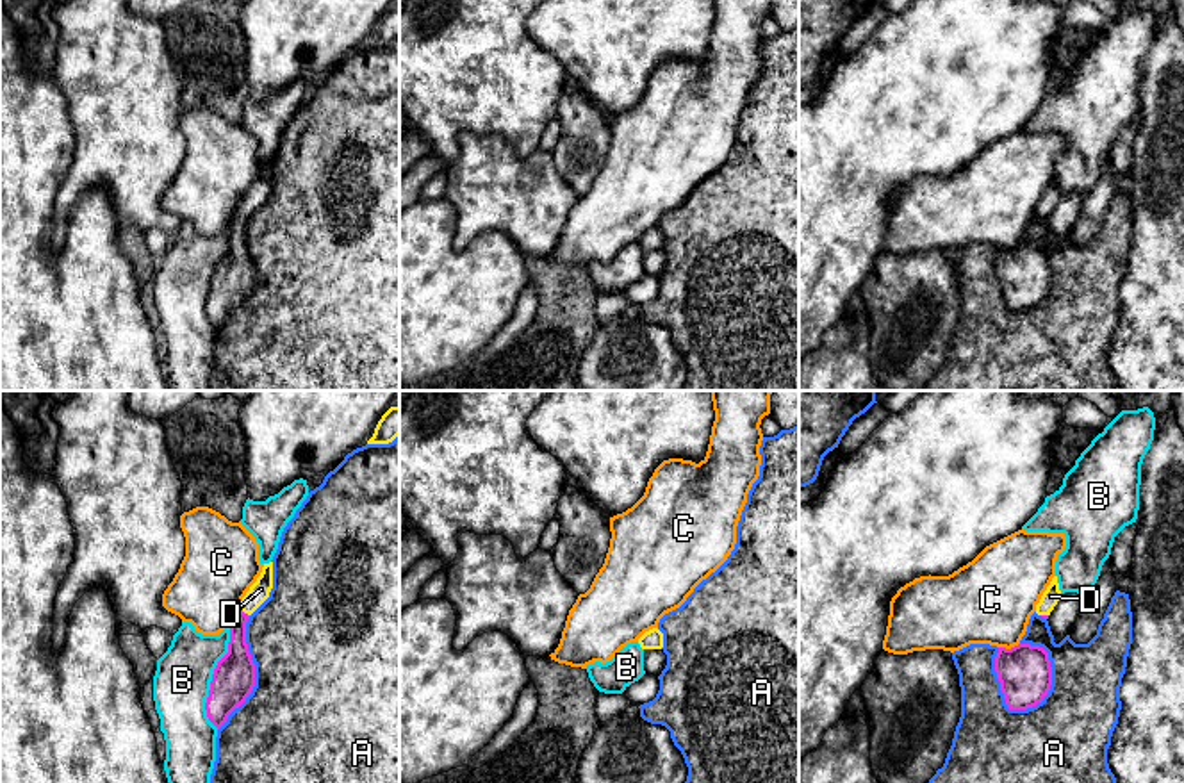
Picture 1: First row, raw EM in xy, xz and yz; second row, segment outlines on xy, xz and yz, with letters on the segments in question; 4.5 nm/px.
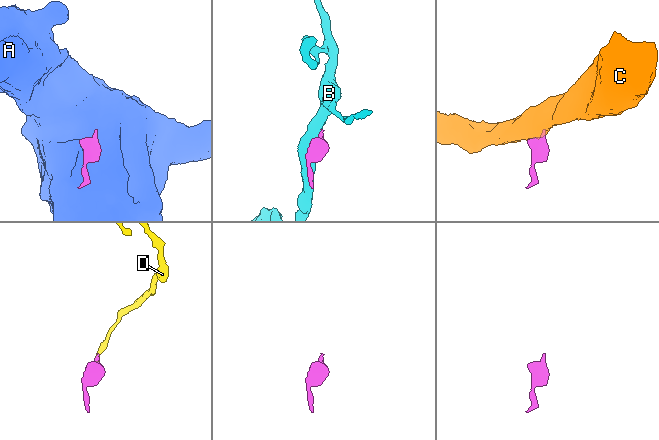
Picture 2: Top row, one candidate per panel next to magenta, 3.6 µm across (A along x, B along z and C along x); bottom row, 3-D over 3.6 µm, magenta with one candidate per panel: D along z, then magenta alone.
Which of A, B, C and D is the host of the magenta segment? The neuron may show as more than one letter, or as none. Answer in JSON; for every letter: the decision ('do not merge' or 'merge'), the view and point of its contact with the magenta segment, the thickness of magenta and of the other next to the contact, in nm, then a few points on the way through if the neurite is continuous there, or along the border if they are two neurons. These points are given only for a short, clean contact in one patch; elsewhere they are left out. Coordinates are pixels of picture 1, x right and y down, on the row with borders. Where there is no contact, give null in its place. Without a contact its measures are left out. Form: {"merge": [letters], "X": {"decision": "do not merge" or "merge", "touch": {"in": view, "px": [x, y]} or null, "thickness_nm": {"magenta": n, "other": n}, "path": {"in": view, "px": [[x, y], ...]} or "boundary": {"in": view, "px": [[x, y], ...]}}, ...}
{"merge": ["D"], "A": {"decision": "do not merge", "touch": {"in": "yz", "px": [1003, 692]}, "thickness_nm": {"magenta": 240, "other": 360}}, "B": {"decision": "do not merge", "touch": {"in": "xy", "px": [213, 678]}, "thickness_nm": {"magenta": 190, "other": 260}}, "C": {"decision": "do not merge", "touch": {"in": "yz", "px": [1008, 650]}, "thickness_nm": {"magenta": 240, "other": 400}, "boundary": {"in": "yz", "px": [[1019, 642], [1010, 648], [999, 648]]}}, "D": {"decision": "merge", "touch": {"in": "xy", "px": [241, 610]}, "thickness_nm": {"magenta": 150, "other": 90}, "path": {"in": "xy", "px": [[236, 666], [241, 610], [259, 591]]}}}

